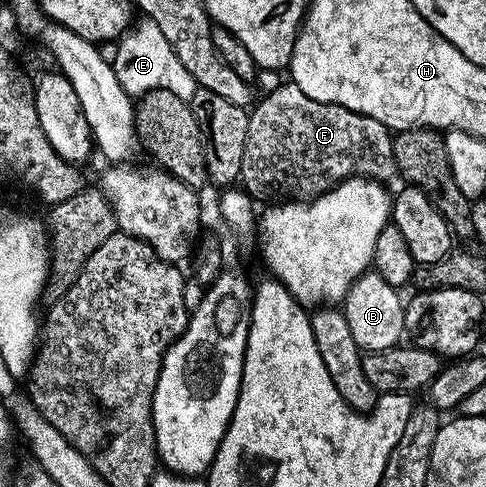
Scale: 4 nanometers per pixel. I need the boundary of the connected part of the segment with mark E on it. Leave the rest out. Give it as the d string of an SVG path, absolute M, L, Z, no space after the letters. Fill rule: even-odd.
M147 17L140 20L136 25L130 26L129 30L121 36L116 44L117 52L111 55L111 62L115 73L119 77L119 85L130 97L140 97L148 91L155 89L167 89L175 93L175 97L189 101L197 91L197 82L183 69L175 49L171 49L171 41L159 33L159 25Z

